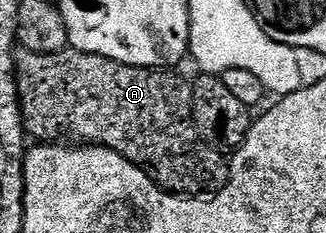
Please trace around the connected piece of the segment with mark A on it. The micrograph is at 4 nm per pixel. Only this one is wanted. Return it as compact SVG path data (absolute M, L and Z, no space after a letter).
M67 50L65 52L54 52L51 56L45 56L39 52L23 51L16 60L16 75L18 77L18 103L22 105L22 121L26 127L27 133L31 137L35 136L38 142L58 142L61 136L71 136L71 141L81 142L86 146L101 146L110 148L113 152L118 152L124 158L128 158L132 163L137 164L149 171L151 178L167 192L181 194L186 198L202 198L207 194L221 192L222 187L228 183L228 164L224 159L223 153L219 149L207 144L199 125L196 123L196 117L192 107L192 88L189 83L185 84L174 70L155 70L152 68L137 68L116 62L112 58L104 58L96 54L87 52L76 52Z

